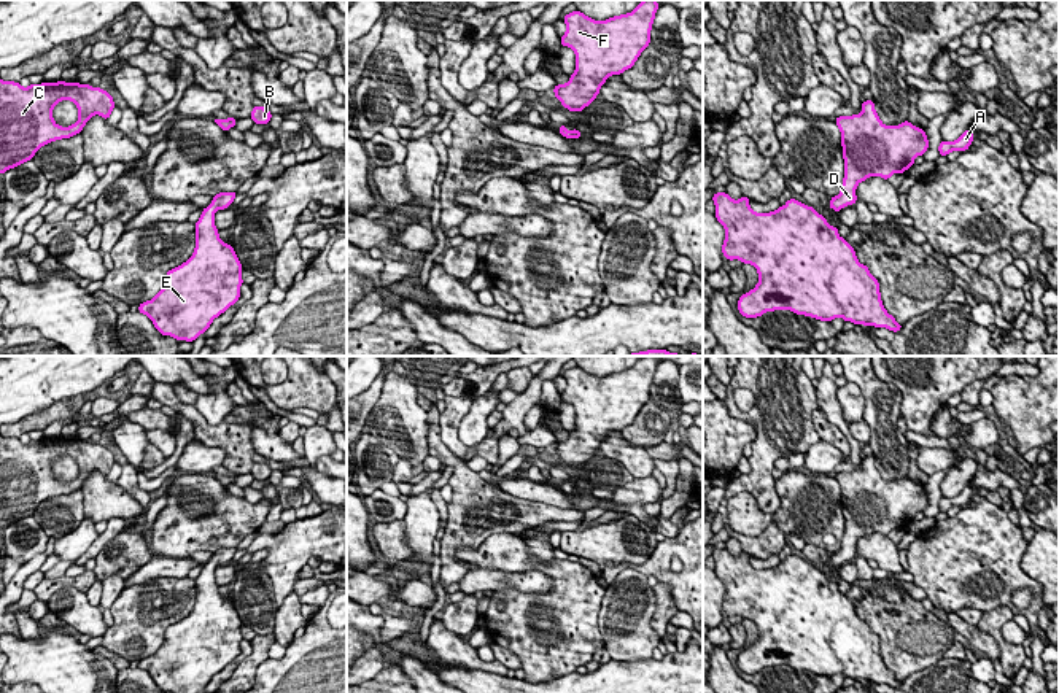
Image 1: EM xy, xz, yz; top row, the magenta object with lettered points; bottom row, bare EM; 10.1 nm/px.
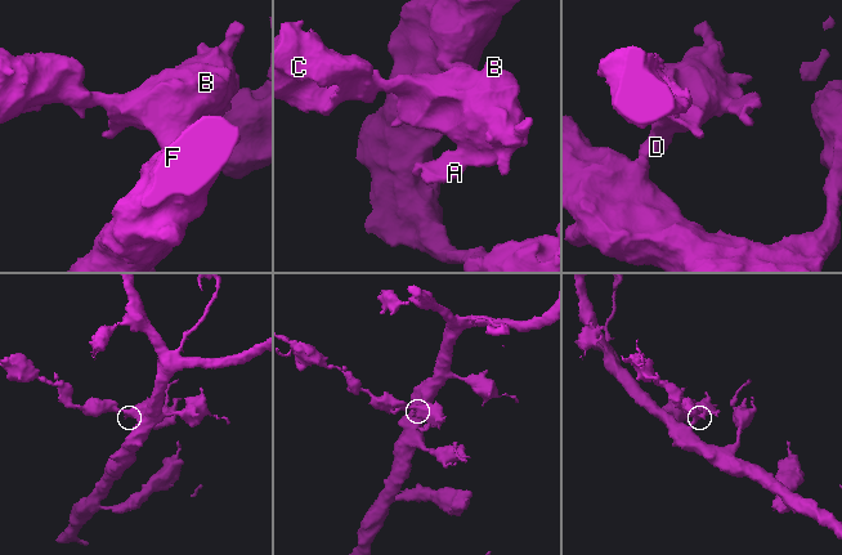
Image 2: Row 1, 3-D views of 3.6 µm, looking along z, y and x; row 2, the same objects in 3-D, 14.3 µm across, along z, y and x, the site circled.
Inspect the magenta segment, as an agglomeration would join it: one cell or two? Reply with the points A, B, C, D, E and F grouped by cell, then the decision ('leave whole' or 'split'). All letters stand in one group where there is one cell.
groups A B C D E F; leave whole

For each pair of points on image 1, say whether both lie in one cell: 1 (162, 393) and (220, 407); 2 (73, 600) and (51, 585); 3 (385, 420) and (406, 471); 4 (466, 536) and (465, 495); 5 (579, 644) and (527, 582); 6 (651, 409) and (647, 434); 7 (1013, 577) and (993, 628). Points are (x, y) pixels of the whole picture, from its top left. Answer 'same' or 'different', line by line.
1: different
2: different
3: different
4: same
5: different
6: same
7: different

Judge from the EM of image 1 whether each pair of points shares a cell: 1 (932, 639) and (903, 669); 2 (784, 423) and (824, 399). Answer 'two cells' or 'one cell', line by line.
1: one cell
2: two cells

